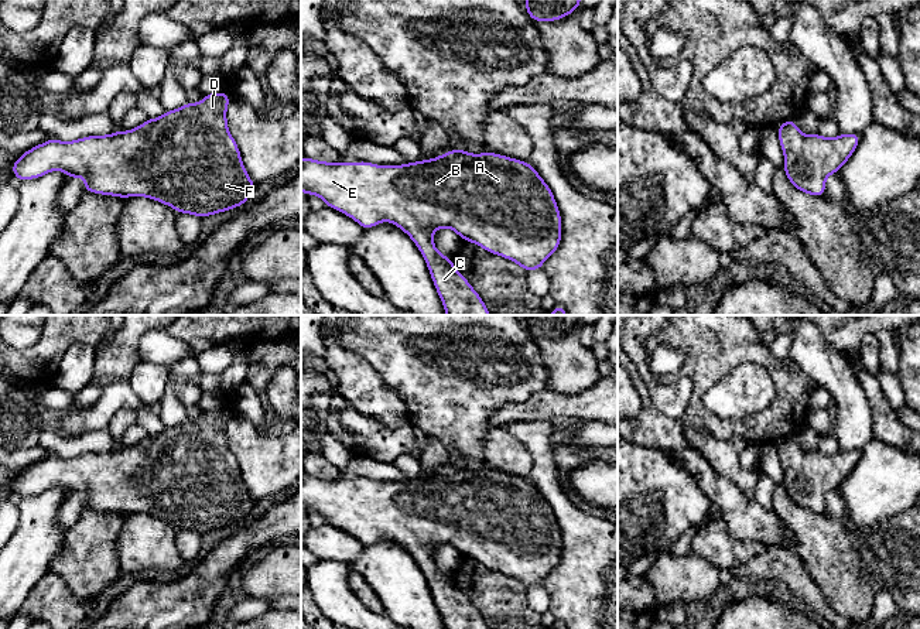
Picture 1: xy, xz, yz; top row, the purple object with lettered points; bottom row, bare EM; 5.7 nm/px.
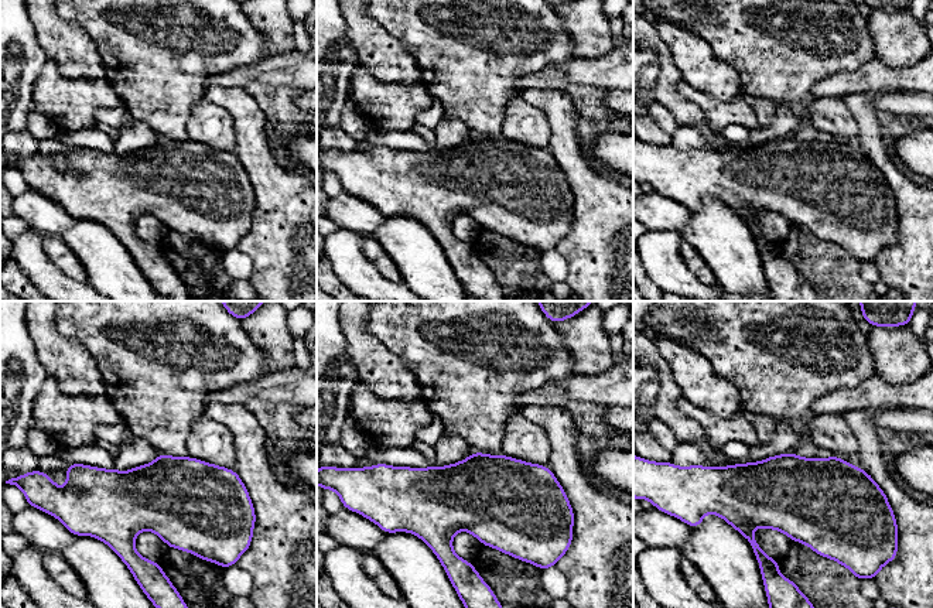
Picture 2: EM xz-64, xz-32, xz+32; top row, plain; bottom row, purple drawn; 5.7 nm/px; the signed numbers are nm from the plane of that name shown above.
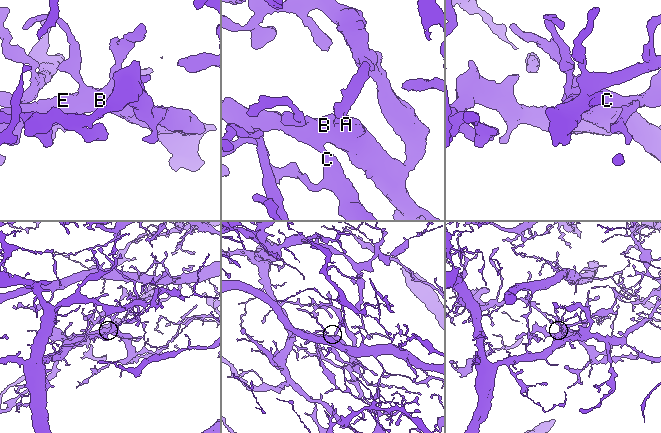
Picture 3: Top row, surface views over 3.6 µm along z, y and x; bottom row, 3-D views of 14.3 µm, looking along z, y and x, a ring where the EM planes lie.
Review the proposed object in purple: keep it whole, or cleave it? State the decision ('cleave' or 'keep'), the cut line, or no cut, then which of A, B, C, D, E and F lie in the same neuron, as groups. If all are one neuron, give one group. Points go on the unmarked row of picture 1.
keep; no cut; A B C D E F

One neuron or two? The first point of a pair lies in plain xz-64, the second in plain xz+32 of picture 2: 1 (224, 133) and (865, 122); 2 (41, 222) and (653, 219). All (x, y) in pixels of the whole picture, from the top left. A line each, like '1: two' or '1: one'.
1: two
2: one

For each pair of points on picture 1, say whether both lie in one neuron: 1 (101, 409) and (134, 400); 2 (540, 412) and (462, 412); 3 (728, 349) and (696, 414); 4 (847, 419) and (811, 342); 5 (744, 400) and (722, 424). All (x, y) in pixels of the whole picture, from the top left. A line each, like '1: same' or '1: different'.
1: same
2: different
3: same
4: same
5: different

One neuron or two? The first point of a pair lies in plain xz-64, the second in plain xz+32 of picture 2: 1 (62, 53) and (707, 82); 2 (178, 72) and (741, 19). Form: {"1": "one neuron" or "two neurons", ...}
{"1": "one neuron", "2": "one neuron"}

